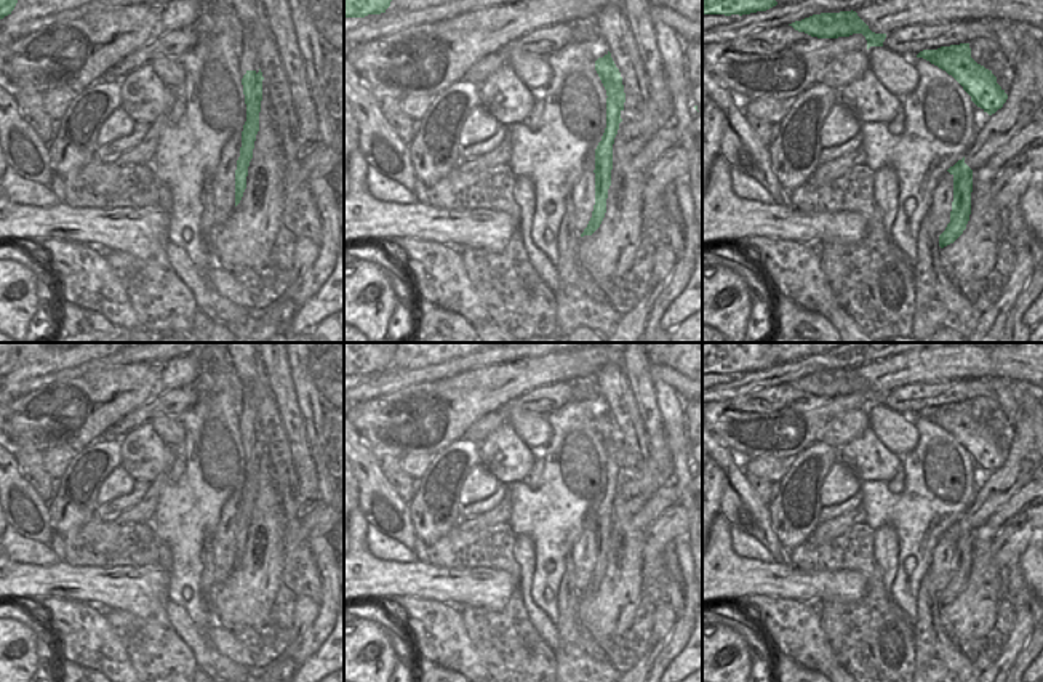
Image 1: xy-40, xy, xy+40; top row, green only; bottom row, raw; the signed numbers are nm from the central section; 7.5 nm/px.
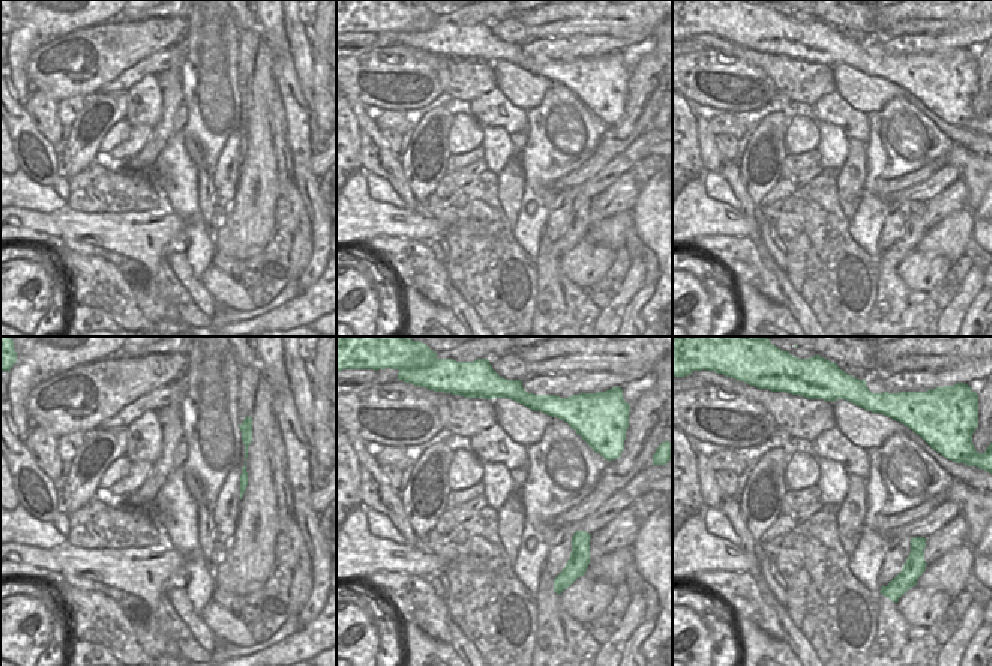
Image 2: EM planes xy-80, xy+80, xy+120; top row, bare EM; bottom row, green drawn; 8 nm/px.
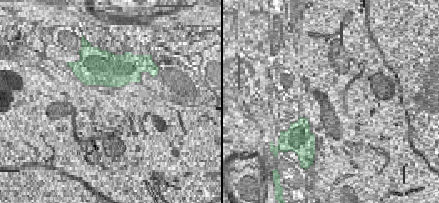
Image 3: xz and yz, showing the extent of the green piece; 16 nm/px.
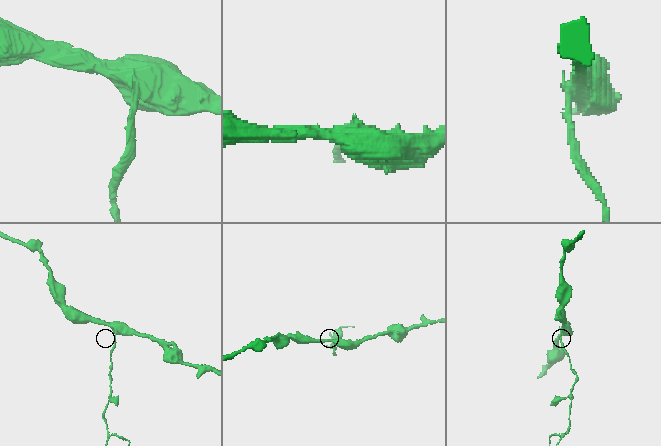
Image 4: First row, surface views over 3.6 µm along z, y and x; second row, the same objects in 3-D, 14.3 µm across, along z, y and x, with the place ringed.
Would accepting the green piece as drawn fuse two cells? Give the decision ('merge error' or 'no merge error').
merge error

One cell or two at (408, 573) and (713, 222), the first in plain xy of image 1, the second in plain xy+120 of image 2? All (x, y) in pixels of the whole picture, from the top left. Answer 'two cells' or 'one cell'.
one cell

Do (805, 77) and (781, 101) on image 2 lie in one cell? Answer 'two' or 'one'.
two

